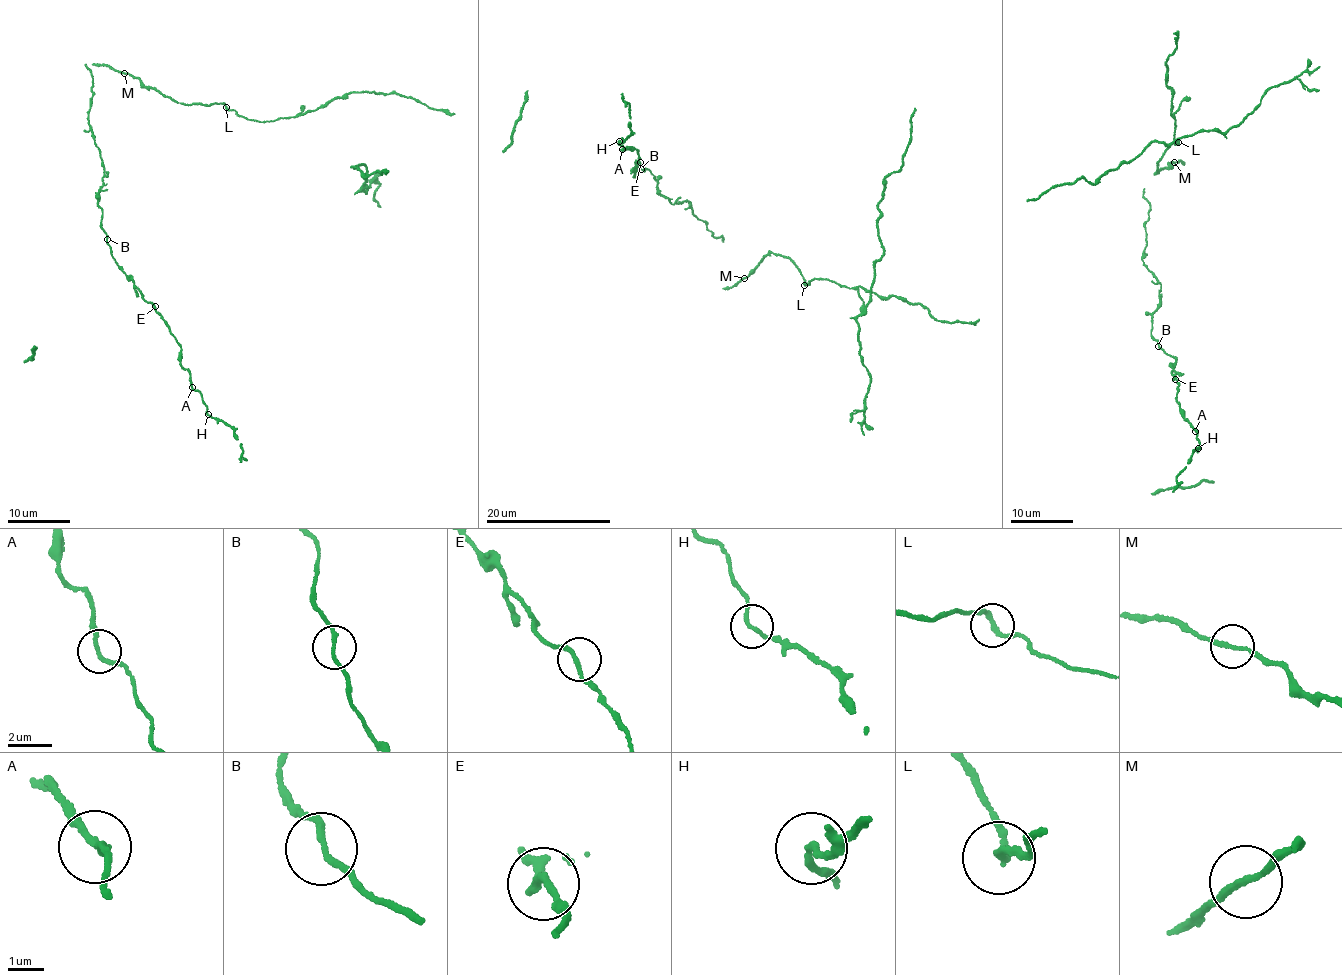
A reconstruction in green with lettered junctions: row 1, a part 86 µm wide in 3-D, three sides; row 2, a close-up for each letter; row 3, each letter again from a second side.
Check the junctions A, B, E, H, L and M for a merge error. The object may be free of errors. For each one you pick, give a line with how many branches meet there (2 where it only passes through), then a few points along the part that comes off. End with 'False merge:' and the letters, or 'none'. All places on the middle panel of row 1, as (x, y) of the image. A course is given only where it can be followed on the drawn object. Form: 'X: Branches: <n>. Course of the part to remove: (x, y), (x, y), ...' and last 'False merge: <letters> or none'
False merge: none

